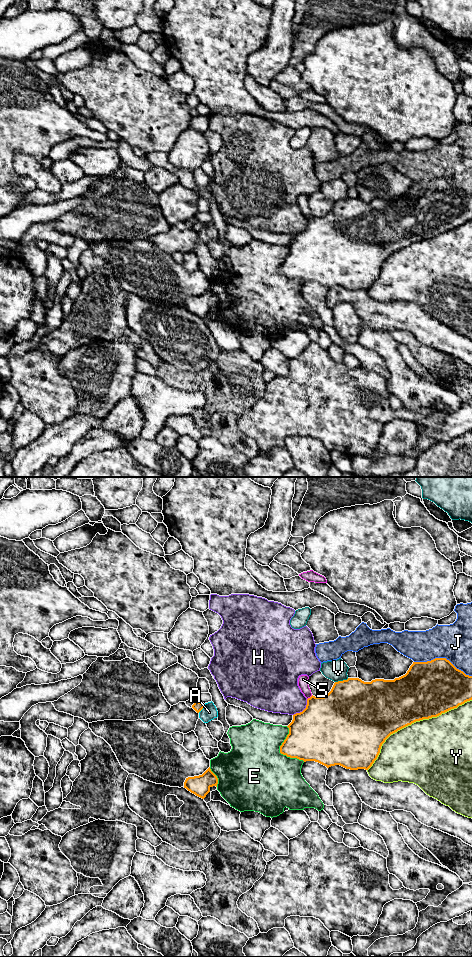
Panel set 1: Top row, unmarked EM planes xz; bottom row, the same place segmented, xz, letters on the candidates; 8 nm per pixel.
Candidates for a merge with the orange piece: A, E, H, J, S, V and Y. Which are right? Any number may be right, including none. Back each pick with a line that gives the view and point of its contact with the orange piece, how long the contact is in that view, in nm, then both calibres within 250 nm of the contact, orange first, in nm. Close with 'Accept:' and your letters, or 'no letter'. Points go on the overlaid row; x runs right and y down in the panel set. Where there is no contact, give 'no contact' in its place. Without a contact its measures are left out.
Accept: no letter

